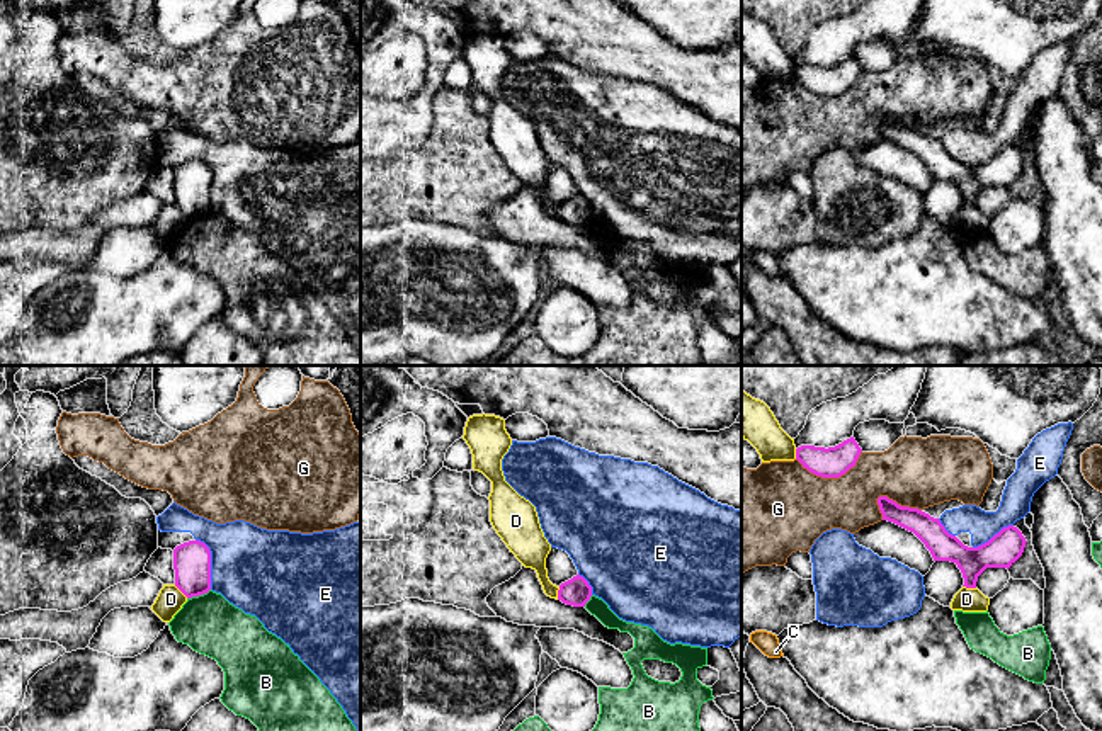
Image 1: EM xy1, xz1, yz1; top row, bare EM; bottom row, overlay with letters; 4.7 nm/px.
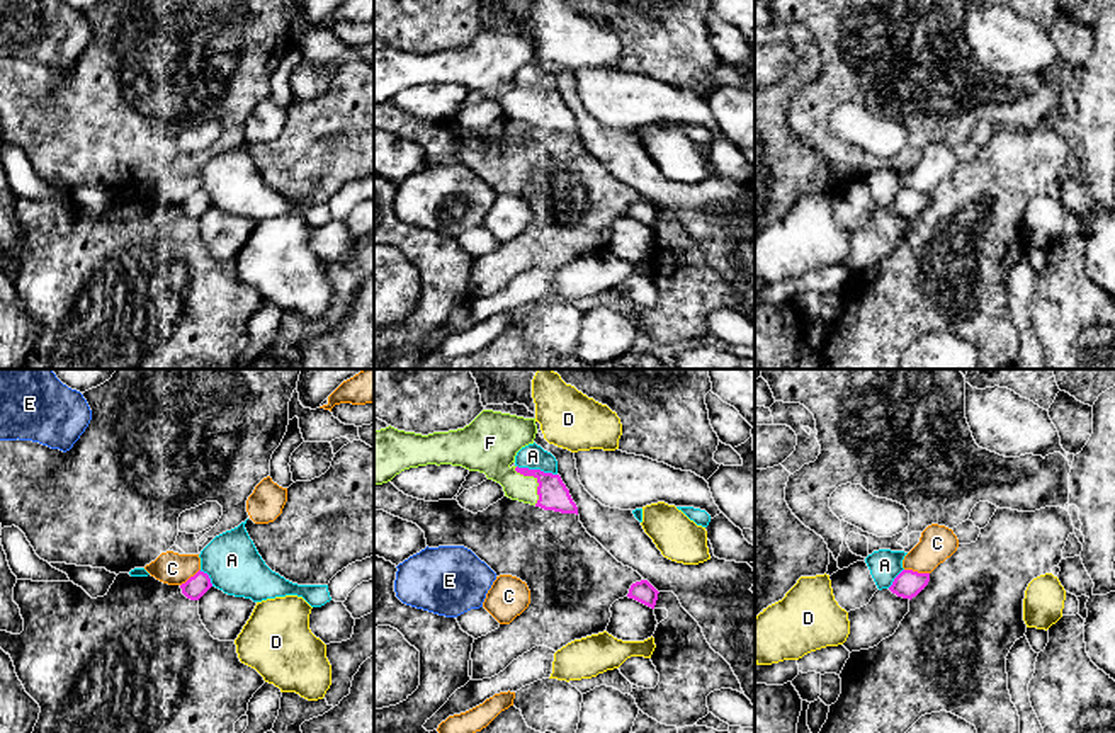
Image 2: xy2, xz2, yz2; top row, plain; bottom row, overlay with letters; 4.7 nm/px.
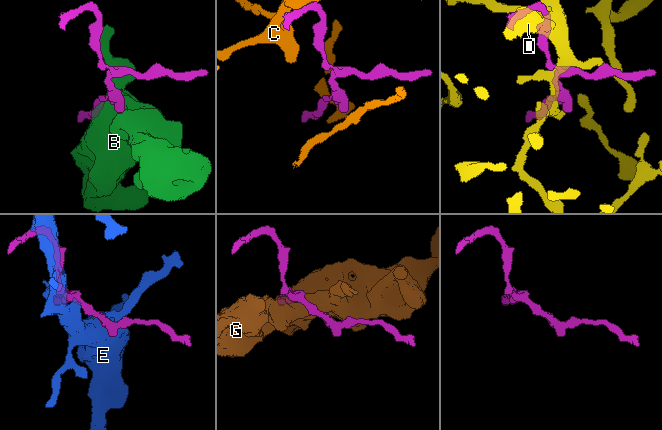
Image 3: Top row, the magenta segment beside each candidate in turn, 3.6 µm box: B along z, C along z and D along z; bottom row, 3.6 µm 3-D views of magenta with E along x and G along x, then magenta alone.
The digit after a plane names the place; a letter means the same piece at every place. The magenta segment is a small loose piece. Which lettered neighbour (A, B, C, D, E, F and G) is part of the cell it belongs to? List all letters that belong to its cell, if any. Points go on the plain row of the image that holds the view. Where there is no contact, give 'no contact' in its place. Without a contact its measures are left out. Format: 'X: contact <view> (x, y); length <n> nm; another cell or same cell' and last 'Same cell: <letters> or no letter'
A: contact xz2 (537, 89); length 200 nm; another cell
B: contact xy1 (198, 215); length 120 nm; another cell
C: contact yz2 (916, 191); length 120 nm; another cell
D: contact xy1 (181, 209); length 90 nm; another cell
E: contact xy1 (210, 182); length 260 nm; another cell
F: contact xz2 (537, 101); length 200 nm; same cell
G: contact yz1 (832, 96); length 320 nm; another cell
Same cell: F

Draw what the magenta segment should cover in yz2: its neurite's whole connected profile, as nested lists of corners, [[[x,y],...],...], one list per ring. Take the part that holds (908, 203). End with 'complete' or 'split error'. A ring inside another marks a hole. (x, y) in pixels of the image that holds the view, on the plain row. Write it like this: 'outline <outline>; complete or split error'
outline [[[903,189],[889,206],[892,213],[903,218],[916,216],[930,201],[930,192],[918,192],[913,189]]]; complete

